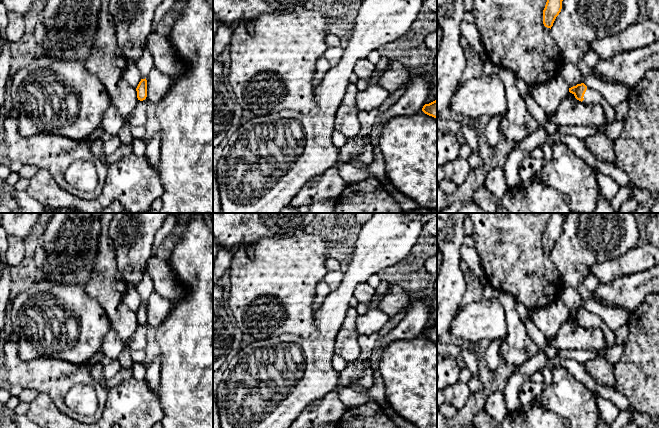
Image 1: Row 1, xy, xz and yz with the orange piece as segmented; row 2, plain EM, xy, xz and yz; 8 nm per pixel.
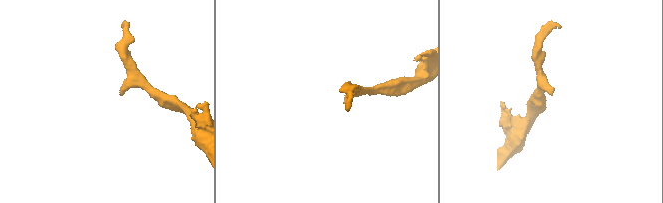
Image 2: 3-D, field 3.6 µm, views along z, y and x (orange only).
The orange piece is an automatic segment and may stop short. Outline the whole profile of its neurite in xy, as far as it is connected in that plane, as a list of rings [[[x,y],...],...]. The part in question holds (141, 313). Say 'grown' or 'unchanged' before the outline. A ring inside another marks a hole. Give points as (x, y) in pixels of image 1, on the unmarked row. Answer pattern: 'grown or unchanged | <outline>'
unchanged | [[[141,303],[141,305],[139,306],[137,312],[137,322],[140,325],[143,325],[146,323],[147,321],[147,304],[145,303]]]

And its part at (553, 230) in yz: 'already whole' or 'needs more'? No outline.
already whole

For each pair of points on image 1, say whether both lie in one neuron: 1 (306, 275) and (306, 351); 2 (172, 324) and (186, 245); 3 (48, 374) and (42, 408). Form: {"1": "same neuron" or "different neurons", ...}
{"1": "different neurons", "2": "same neuron", "3": "different neurons"}

